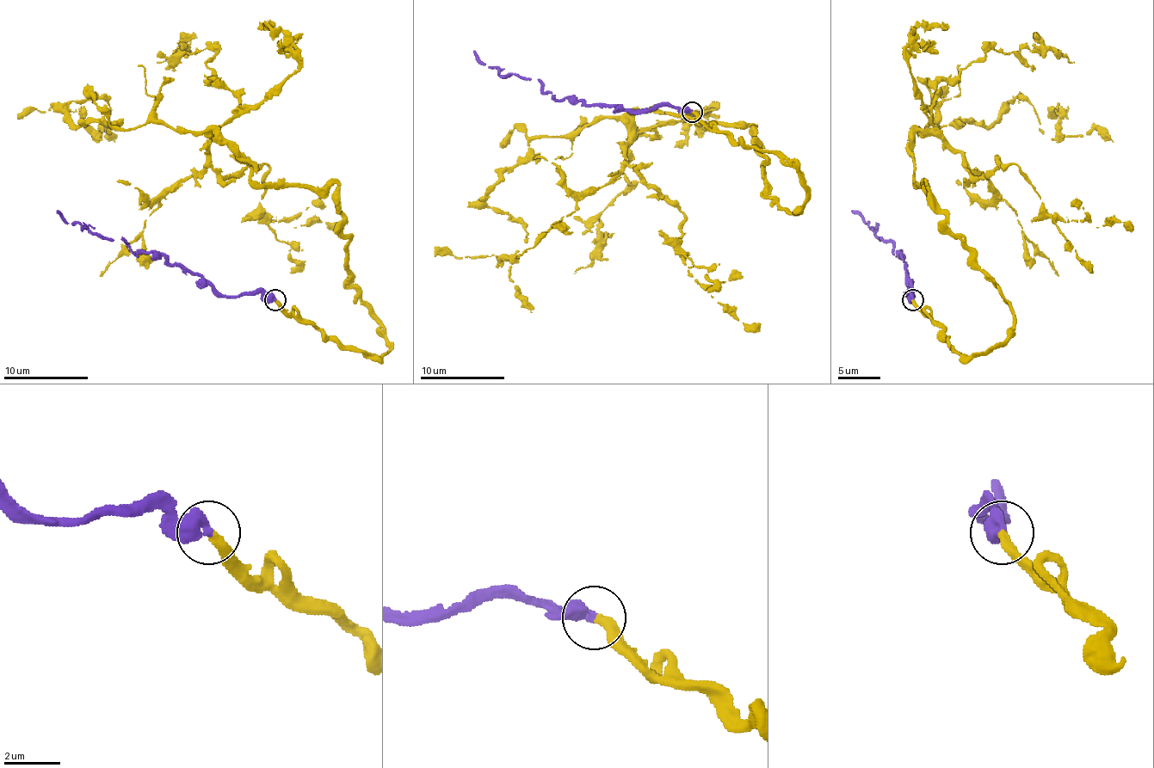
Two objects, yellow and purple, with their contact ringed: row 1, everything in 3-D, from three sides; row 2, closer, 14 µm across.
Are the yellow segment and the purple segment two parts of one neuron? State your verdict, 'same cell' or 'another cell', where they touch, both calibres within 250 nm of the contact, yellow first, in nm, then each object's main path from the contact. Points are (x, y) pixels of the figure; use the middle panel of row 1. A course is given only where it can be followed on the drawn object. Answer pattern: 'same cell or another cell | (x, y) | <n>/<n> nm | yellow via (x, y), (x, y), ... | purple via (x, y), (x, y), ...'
same cell | (692, 112) | 360/550 nm | yellow via (691, 113), (782, 156), (797, 212), (746, 128), (632, 111), (503, 172), (484, 199), (516, 253), (434, 246) | purple via (691, 111), (556, 99), (537, 80), (502, 76), (495, 67), (484, 64), (474, 50)

